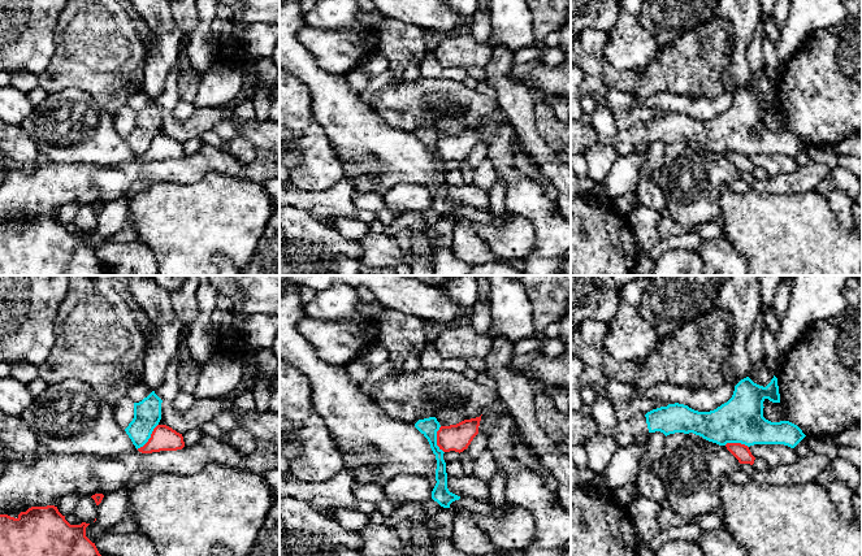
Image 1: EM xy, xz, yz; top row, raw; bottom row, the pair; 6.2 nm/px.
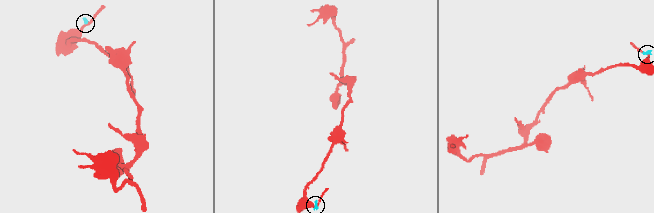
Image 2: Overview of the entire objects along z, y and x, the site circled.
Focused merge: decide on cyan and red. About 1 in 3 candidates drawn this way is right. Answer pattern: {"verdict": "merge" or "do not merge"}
{"verdict": "do not merge"}

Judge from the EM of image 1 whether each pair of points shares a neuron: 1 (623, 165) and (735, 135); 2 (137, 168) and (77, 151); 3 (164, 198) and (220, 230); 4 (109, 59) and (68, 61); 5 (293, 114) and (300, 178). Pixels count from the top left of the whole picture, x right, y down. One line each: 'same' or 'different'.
1: different
2: different
3: same
4: same
5: same

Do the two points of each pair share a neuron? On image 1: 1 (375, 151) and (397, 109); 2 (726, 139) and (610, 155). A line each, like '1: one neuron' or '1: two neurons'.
1: two neurons
2: two neurons

